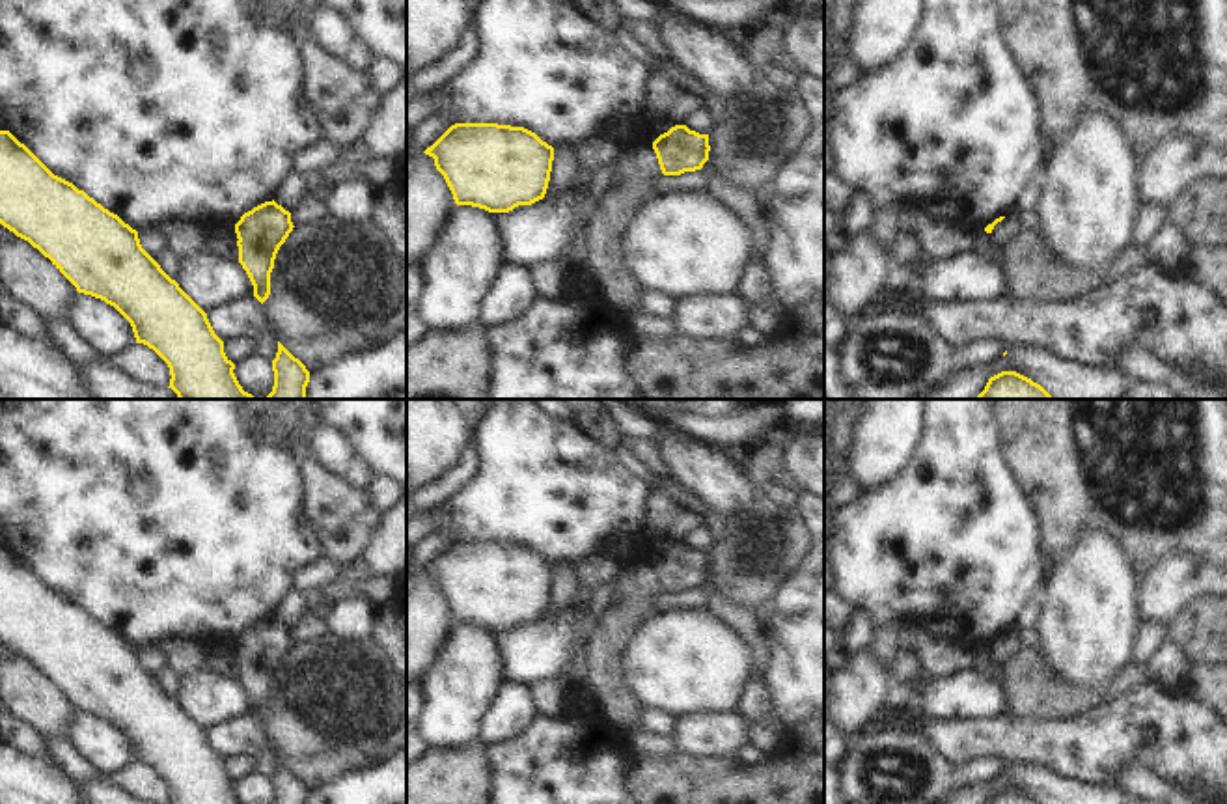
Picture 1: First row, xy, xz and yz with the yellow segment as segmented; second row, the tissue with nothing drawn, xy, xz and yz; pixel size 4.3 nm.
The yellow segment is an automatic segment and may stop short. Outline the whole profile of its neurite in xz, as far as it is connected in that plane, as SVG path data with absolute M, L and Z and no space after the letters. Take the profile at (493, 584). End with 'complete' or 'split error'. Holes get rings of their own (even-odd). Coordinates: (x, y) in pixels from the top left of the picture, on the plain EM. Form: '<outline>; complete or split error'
M455 541L423 571L434 576L457 623L489 631L509 631L543 617L554 578L554 565L535 550L498 541Z; complete

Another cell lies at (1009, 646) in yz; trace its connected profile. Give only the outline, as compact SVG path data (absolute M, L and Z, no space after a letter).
M1020 631L1007 632L1001 640L998 640L992 647L992 658L996 664L1007 664L1022 651Z

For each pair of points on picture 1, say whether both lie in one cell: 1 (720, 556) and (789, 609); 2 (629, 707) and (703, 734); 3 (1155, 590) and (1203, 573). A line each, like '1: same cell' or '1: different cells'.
1: different cells
2: different cells
3: same cell

